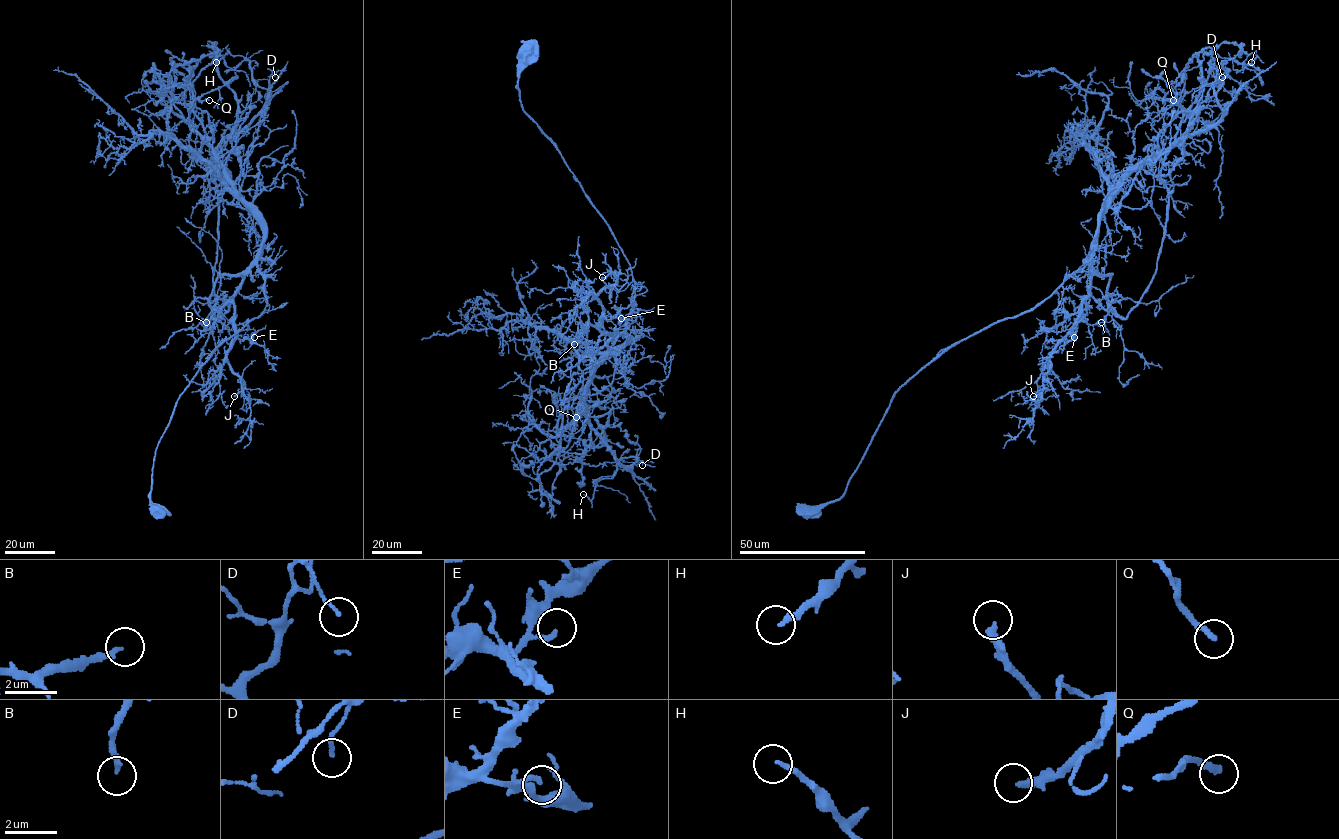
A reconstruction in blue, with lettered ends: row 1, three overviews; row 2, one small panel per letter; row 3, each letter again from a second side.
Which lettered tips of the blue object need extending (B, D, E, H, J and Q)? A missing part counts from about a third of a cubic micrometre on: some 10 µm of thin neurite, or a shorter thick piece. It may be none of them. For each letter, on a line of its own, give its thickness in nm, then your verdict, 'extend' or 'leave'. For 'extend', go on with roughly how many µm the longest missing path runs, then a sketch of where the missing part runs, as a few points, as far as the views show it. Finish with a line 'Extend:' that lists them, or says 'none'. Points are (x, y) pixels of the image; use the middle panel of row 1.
B: 200 nm | leave
D: 110 nm | leave
E: 190 nm | leave
H: 180 nm | extend | 15 µm | (583, 494), (577, 489), (573, 475), (568, 473)
J: 320 nm | extend | 30 µm
Q: 280 nm | leave
Extend: H, J

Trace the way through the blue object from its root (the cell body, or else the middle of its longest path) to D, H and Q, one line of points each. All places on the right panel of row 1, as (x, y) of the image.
D: (808, 513), (843, 494), (902, 386), (1087, 263), (1120, 185), (1221, 117), (1222, 77)
H: (808, 513), (843, 494), (902, 386), (1087, 263), (1120, 185), (1209, 129), (1217, 68), (1241, 51), (1251, 62)
Q: (808, 513), (843, 494), (902, 386), (1087, 263), (1107, 203), (1174, 140), (1186, 111), (1173, 100)

